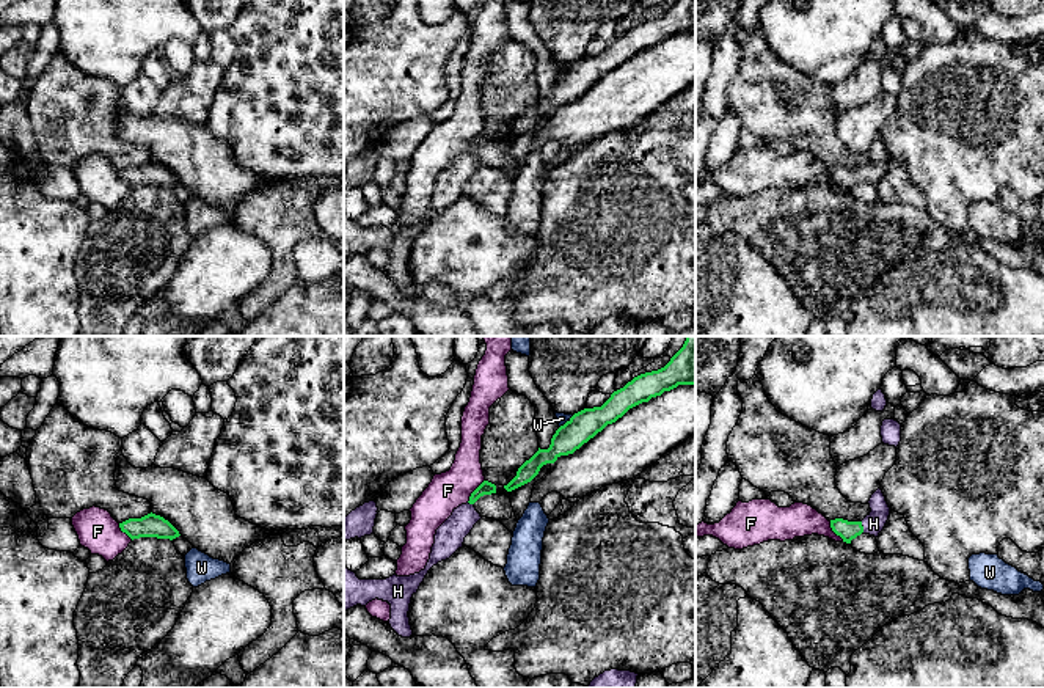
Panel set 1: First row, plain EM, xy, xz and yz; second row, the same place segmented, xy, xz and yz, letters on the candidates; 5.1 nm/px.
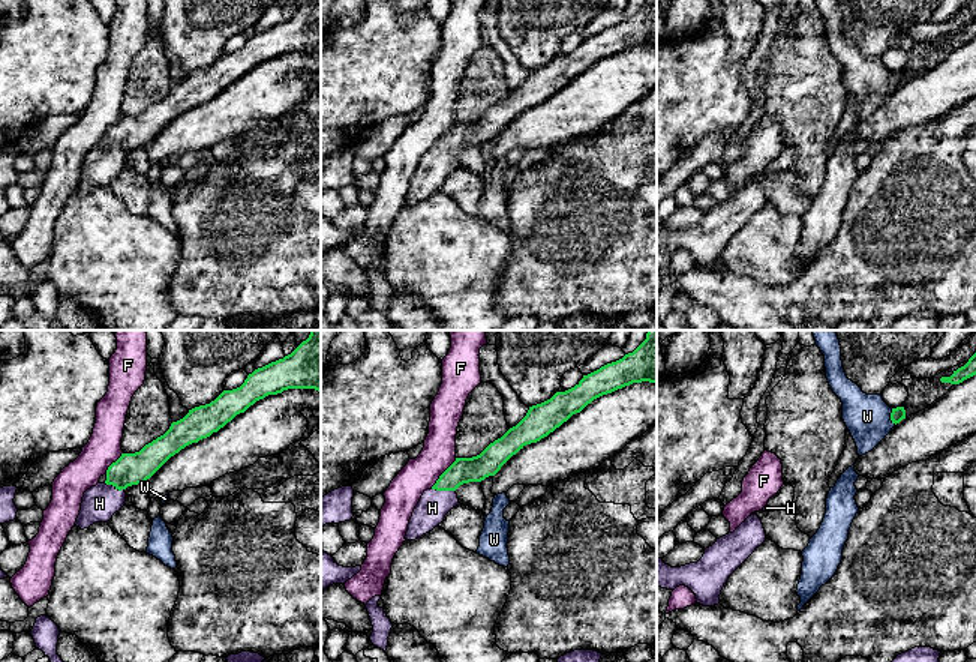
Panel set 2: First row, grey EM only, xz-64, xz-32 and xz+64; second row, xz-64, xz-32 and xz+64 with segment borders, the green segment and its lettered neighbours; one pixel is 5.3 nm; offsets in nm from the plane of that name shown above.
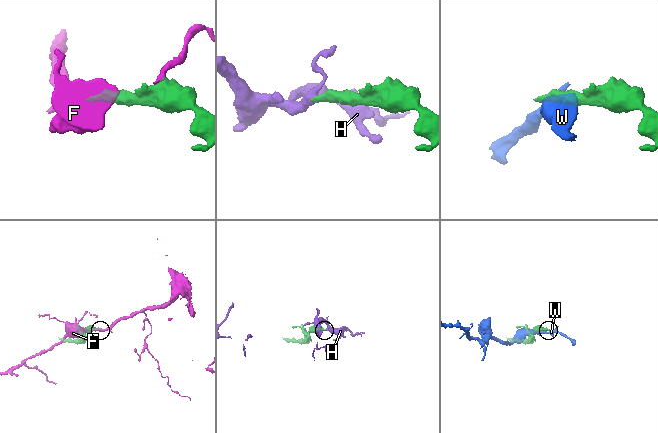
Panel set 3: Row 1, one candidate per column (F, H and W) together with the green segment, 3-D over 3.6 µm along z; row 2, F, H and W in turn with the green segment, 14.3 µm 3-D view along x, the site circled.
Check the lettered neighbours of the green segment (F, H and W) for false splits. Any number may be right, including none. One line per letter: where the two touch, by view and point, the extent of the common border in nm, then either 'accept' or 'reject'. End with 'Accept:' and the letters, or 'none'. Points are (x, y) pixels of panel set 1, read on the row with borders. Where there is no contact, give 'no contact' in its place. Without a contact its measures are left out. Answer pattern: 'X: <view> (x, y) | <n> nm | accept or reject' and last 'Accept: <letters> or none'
F: xz (474, 490) | 150 nm | reject
H: yz (862, 526) | 60 nm | accept
W: xz (567, 421) | 100 nm | reject
Accept: H

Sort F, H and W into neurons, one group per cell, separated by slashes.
F / H / W

